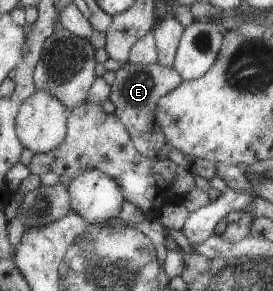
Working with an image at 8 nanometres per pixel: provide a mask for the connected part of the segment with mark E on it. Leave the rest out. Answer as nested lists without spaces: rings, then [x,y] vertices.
[[[127,62],[116,71],[116,79],[112,83],[109,100],[116,106],[115,115],[124,123],[131,135],[131,141],[144,157],[154,159],[167,159],[171,149],[168,141],[166,145],[156,145],[160,133],[154,133],[157,121],[155,120],[156,105],[160,97],[171,93],[183,84],[182,75],[173,67],[165,67],[160,63],[149,65],[132,64]]]

